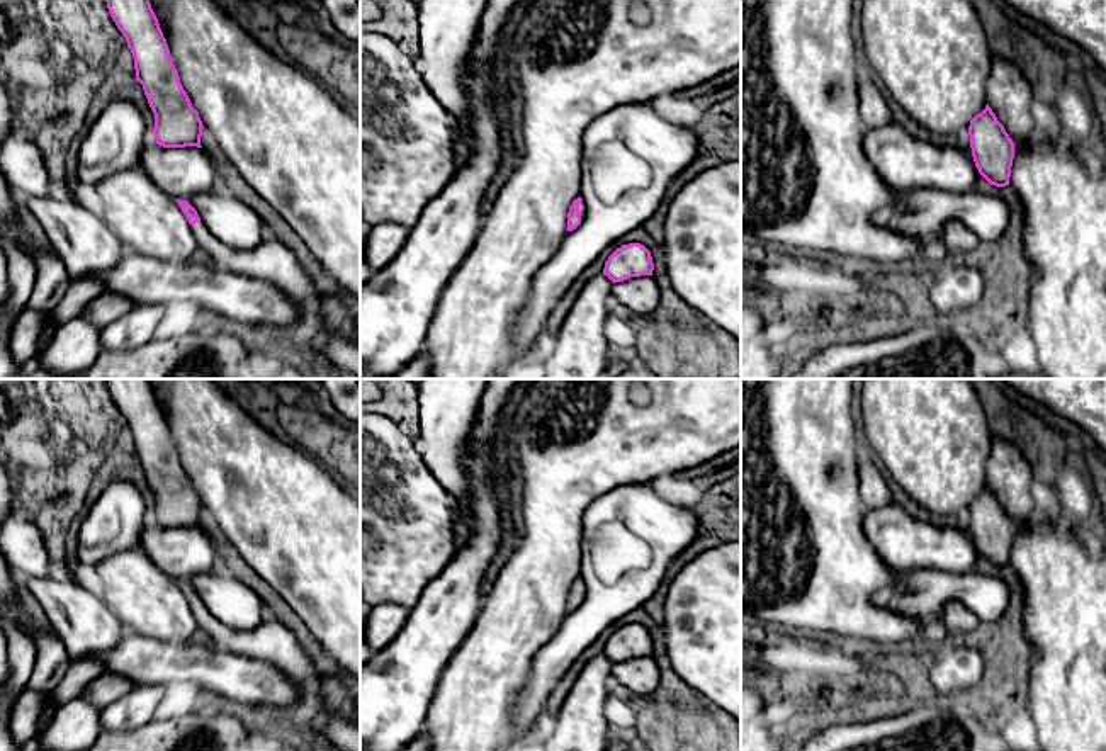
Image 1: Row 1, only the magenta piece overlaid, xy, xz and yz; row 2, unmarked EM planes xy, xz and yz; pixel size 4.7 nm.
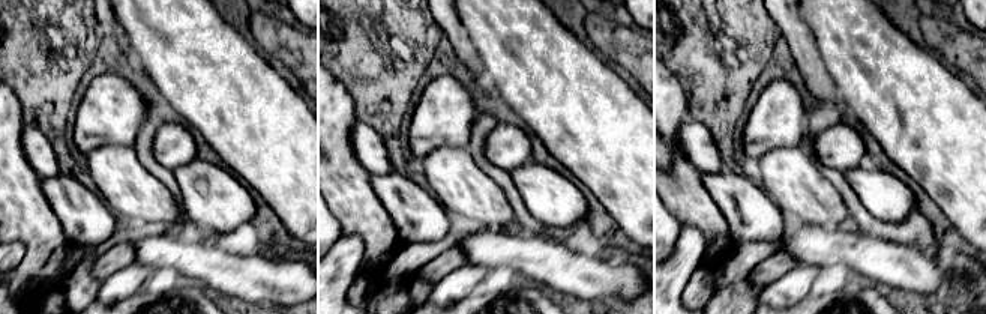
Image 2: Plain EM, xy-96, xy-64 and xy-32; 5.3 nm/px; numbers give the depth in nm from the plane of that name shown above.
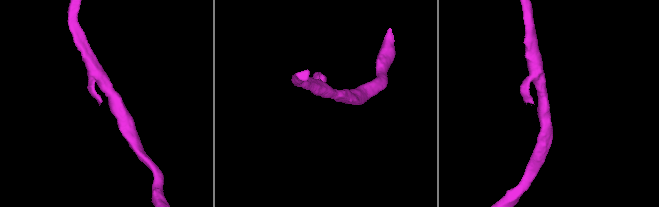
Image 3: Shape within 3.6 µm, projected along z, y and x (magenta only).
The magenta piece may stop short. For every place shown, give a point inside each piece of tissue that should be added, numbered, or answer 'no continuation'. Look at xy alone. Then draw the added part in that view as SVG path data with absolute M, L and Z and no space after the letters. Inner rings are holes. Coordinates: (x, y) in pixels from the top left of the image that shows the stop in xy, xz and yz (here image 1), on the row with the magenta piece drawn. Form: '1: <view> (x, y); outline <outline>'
1: xy (272, 262); outline M202 221L190 224L192 234L214 267L274 284L301 309L301 331L335 365L360 377L360 347L328 330L321 314L321 287L277 238L267 236L253 250L234 250L212 236Z

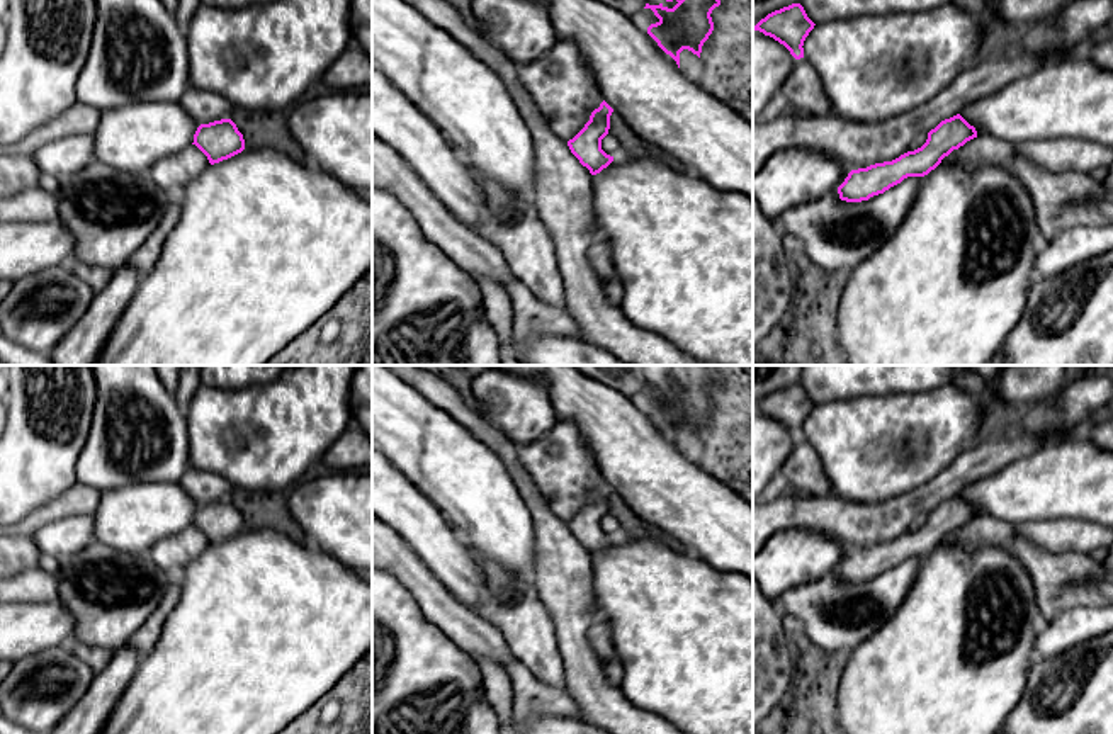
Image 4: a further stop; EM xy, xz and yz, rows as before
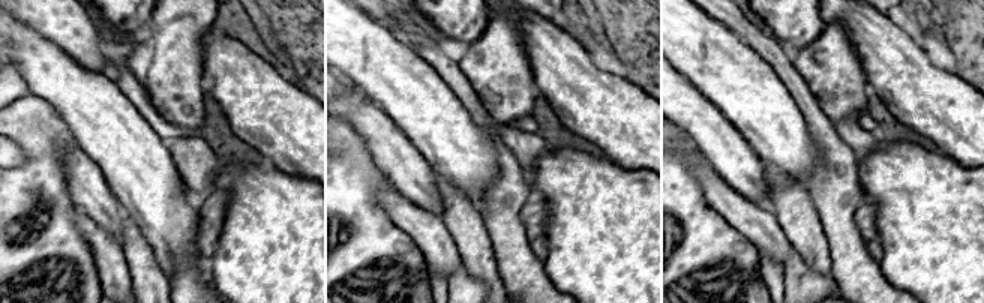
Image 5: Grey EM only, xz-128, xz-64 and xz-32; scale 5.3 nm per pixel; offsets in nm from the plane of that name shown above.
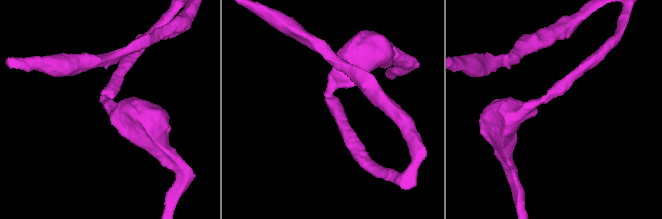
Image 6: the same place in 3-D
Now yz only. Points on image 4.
no continuation

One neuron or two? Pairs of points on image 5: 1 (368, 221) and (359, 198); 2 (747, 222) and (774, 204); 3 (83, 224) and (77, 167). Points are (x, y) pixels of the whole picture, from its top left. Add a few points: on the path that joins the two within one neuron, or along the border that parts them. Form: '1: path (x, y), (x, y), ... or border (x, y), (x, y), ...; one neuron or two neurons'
1: path (362, 215), (359, 204); one neuron
2: border (767, 207), (788, 239); two neurons
3: border (80, 209), (110, 233); two neurons

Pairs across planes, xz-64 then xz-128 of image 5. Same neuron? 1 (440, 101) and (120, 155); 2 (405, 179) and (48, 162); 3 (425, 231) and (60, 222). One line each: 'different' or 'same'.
1: same
2: different
3: different

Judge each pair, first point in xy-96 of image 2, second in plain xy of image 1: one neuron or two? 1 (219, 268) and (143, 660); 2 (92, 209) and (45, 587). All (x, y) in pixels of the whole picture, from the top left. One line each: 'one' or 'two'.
1: one
2: one

